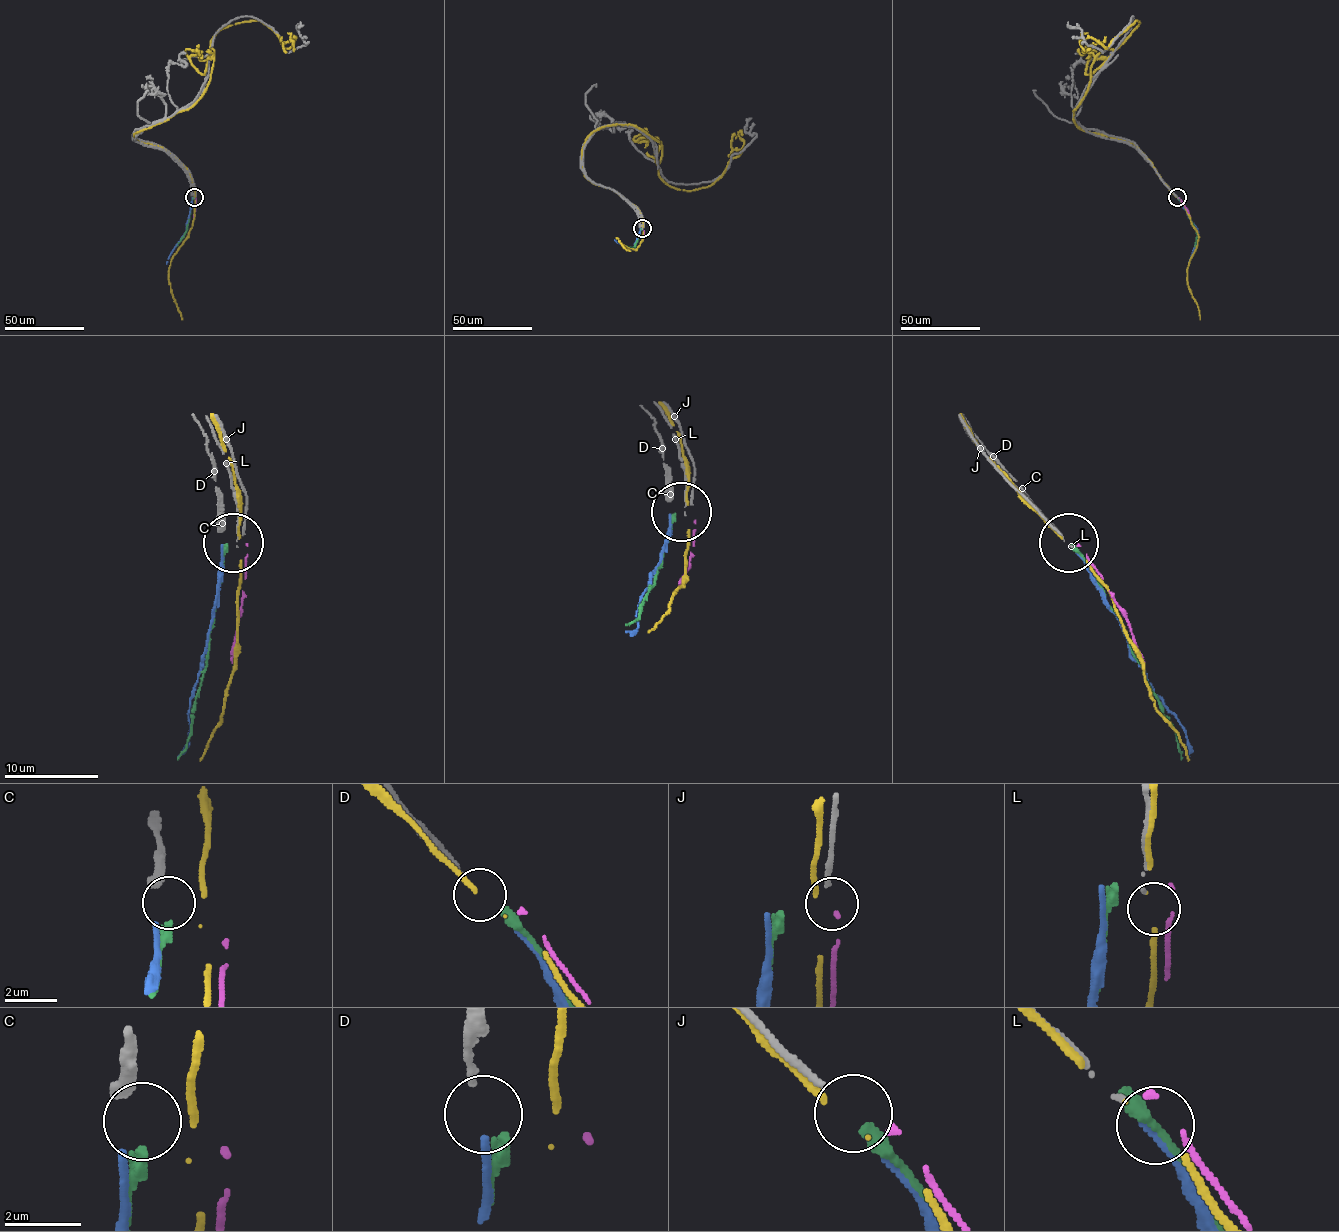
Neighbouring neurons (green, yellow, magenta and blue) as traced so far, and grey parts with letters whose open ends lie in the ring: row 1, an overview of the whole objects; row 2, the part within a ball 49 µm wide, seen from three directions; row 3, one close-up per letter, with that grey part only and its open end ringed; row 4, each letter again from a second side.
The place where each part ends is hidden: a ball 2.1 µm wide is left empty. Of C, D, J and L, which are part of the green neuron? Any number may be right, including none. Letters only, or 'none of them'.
C

